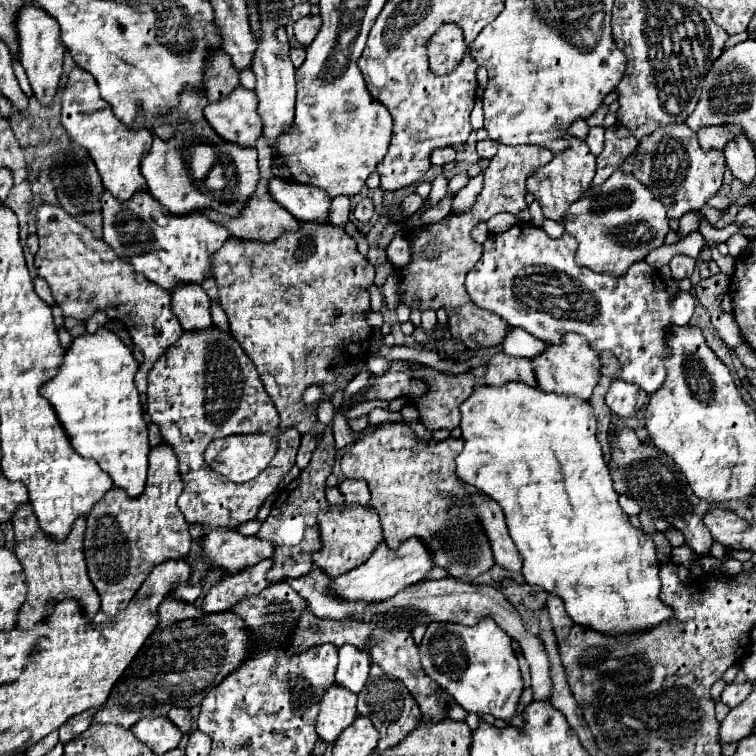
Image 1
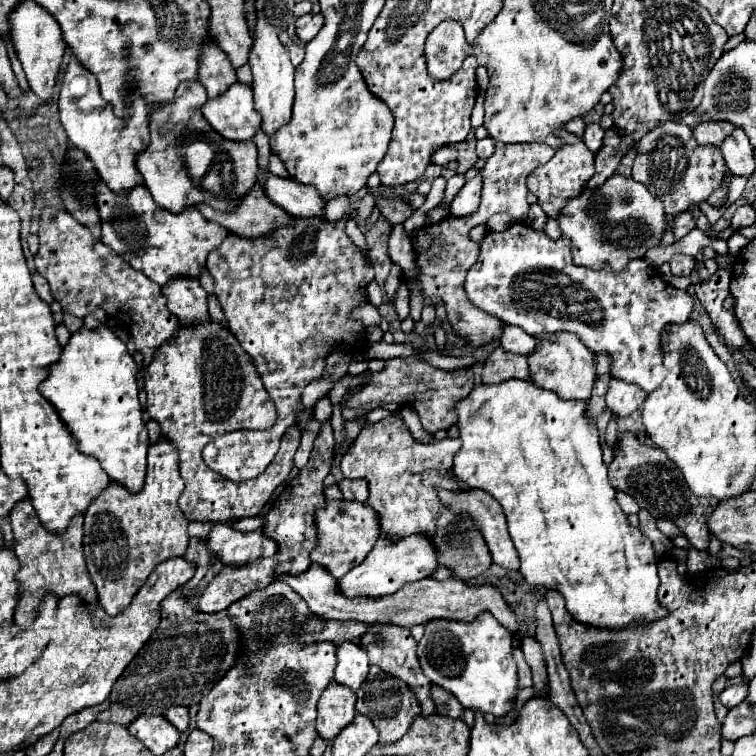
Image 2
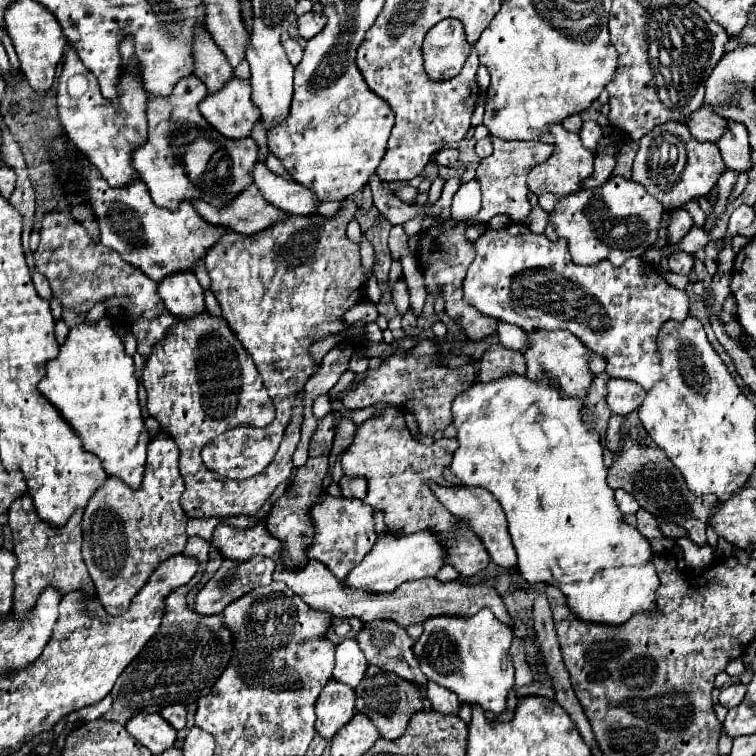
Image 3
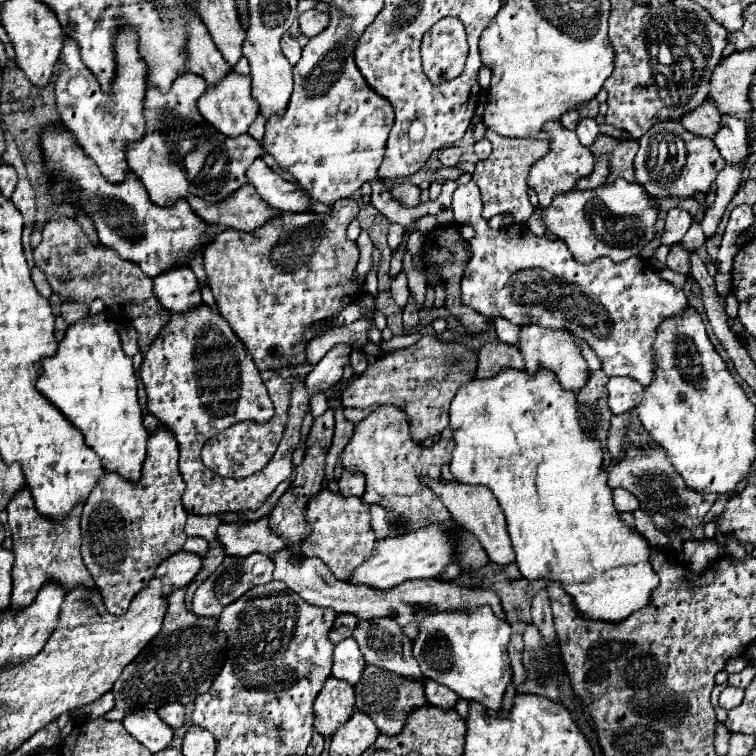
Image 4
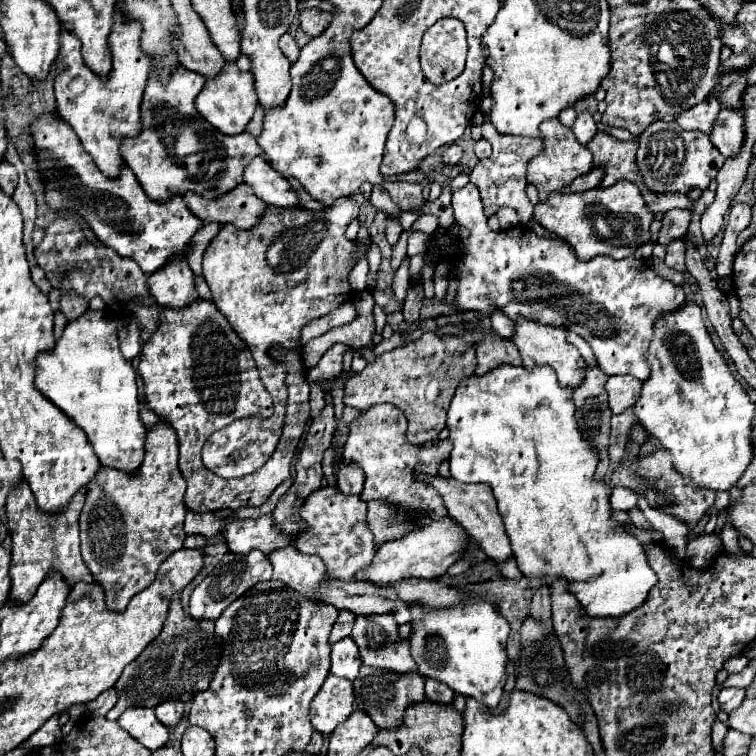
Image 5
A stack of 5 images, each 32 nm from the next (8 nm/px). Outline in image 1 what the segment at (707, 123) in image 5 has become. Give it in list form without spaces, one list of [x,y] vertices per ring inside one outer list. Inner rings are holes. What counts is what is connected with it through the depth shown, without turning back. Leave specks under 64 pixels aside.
[[[732,124],[708,126],[698,132],[698,140],[700,140],[700,146],[706,150],[724,150],[724,144],[728,144],[728,140],[734,140],[740,134],[746,134],[746,132],[738,126],[732,126]]]

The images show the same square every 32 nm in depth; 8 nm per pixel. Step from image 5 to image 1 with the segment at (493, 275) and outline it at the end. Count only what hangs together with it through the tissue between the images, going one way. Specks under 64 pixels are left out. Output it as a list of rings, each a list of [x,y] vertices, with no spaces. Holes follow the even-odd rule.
[[[482,174],[472,178],[468,182],[468,186],[464,186],[456,198],[454,198],[454,204],[452,204],[452,212],[466,212],[468,208],[472,208],[472,204],[476,202],[476,196],[480,194],[482,190]],[[516,224],[508,232],[496,234],[486,240],[484,256],[466,276],[466,290],[476,306],[502,316],[510,326],[520,326],[548,344],[558,344],[564,334],[576,332],[586,338],[590,348],[598,352],[612,350],[616,358],[622,358],[622,380],[640,386],[648,394],[656,392],[656,388],[660,388],[666,378],[664,364],[670,356],[666,332],[670,320],[676,326],[690,324],[690,318],[694,314],[692,294],[678,292],[676,298],[670,302],[666,284],[660,280],[658,272],[646,262],[636,262],[626,272],[626,276],[614,278],[610,274],[596,274],[589,268],[578,266],[574,254],[576,240],[572,240],[572,236],[568,236],[566,232],[554,240],[534,224]]]

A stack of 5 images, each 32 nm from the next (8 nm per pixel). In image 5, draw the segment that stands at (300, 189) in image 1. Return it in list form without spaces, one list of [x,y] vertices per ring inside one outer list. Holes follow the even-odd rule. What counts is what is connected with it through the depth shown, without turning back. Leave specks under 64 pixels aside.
[[[256,156],[244,168],[244,182],[252,186],[256,196],[262,198],[268,206],[302,208],[292,184],[286,178],[282,178],[270,164],[266,164],[260,156]]]

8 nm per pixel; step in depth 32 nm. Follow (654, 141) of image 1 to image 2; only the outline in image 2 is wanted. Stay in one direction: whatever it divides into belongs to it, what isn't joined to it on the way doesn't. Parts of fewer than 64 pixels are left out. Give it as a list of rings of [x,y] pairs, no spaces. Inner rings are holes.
[[[666,122],[648,132],[636,146],[638,154],[632,166],[632,178],[644,184],[650,194],[662,200],[668,216],[678,216],[692,206],[700,206],[722,184],[726,164],[720,148],[700,146],[692,130],[680,122]]]

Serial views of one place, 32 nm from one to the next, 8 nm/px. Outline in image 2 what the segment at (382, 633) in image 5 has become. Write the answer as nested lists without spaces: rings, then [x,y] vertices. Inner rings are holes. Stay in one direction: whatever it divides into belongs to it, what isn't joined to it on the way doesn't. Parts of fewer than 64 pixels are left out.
[[[372,624],[370,626],[370,632],[366,636],[362,636],[362,648],[366,650],[368,658],[370,658],[370,664],[376,664],[380,666],[386,674],[392,674],[400,680],[404,680],[408,684],[408,688],[412,688],[412,692],[416,692],[416,698],[420,700],[420,708],[422,708],[422,714],[424,716],[432,716],[432,714],[438,714],[436,710],[436,704],[430,696],[430,688],[432,688],[432,682],[424,676],[420,664],[418,664],[418,656],[416,656],[416,640],[410,636],[410,630],[408,628],[400,628],[400,626],[394,626],[394,624]]]

